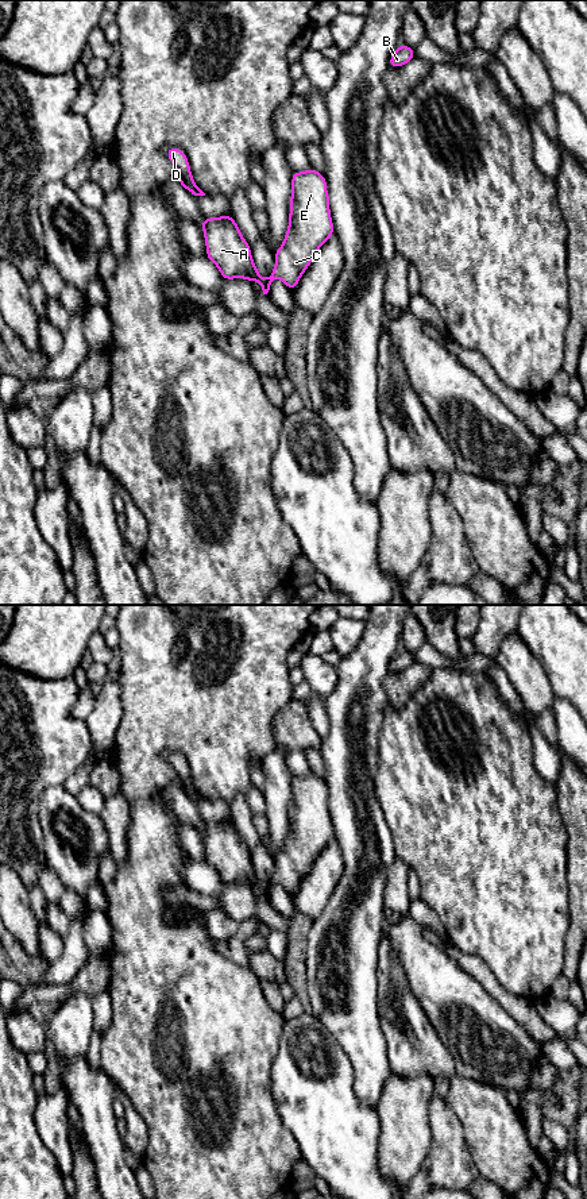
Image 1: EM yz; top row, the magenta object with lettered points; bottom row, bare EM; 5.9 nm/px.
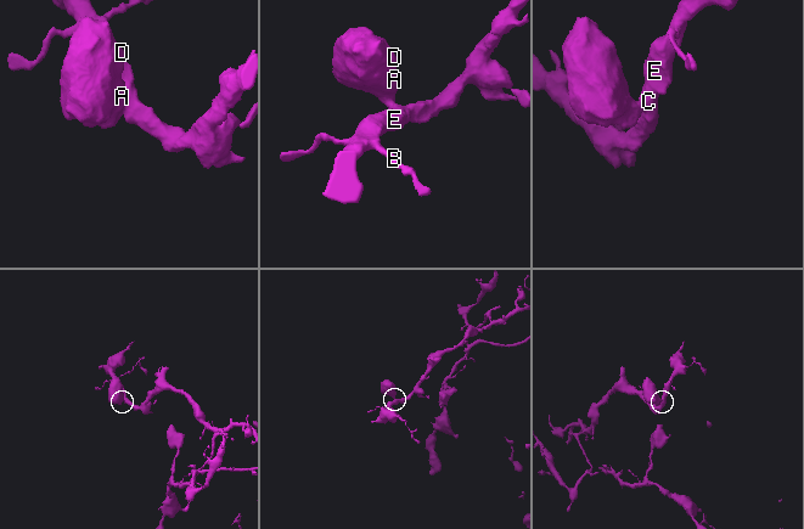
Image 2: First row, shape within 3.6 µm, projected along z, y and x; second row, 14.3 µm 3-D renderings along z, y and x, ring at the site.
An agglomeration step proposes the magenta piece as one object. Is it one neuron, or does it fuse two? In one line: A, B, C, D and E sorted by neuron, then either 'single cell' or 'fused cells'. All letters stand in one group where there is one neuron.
A B C D E | single cell

